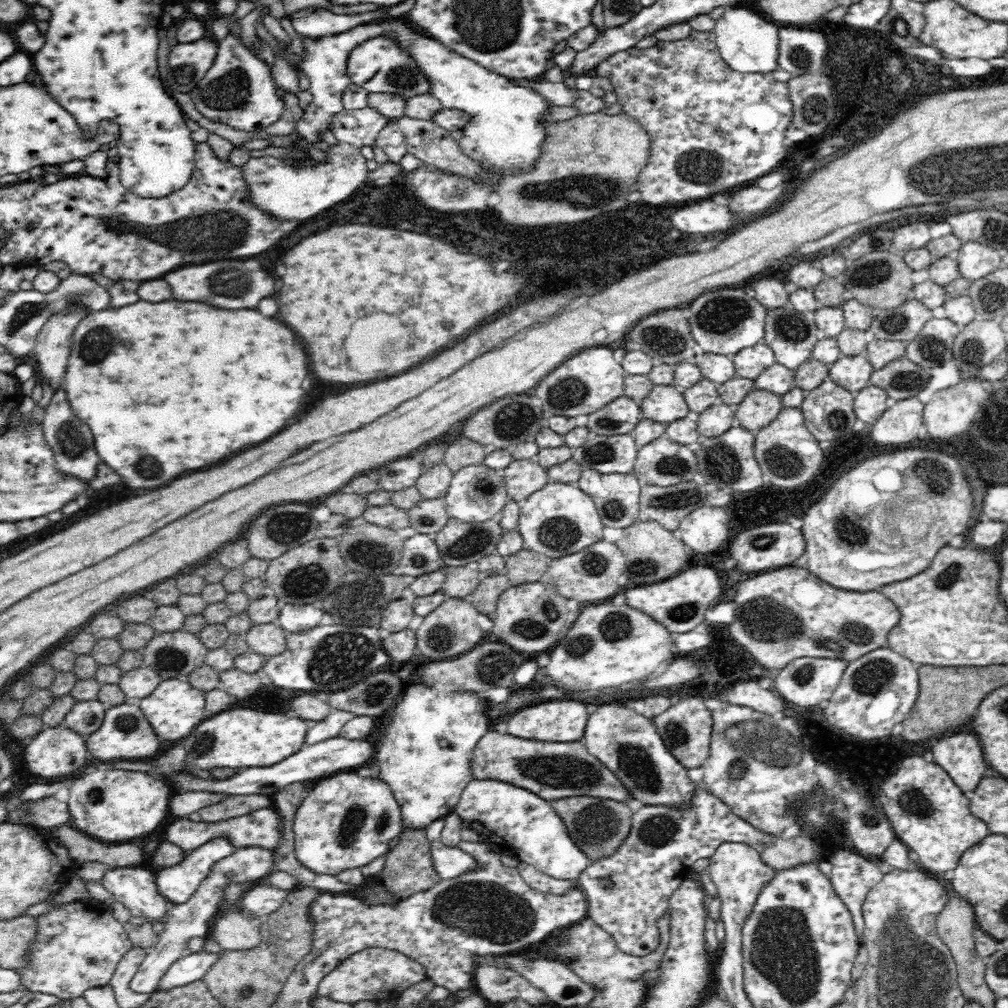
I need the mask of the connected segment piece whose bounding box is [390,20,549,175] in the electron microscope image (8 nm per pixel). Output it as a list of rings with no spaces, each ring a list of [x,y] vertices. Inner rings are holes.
[[[398,20],[398,24],[394,22],[394,32],[398,32],[398,36],[390,36],[390,38],[398,38],[397,46],[403,51],[403,54],[416,61],[416,67],[420,67],[420,71],[424,73],[424,77],[430,83],[428,93],[440,100],[444,109],[454,108],[472,115],[470,126],[464,128],[466,135],[459,141],[462,152],[475,161],[481,160],[483,164],[493,166],[499,174],[506,175],[508,172],[518,172],[518,170],[532,166],[532,162],[540,156],[540,146],[546,138],[545,127],[538,124],[538,117],[548,108],[549,104],[540,94],[530,88],[514,85],[508,77],[482,68],[481,64],[453,52],[444,44],[420,36],[420,32],[416,34],[414,28],[410,28],[408,24],[404,24],[400,20]]]

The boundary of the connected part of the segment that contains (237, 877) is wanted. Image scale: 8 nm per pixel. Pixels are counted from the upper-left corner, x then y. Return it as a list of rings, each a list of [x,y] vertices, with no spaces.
[[[259,846],[234,847],[234,852],[230,856],[224,856],[216,860],[208,872],[208,876],[200,882],[196,892],[190,896],[190,900],[184,904],[176,905],[169,910],[171,917],[164,925],[164,932],[160,933],[160,944],[154,946],[150,954],[140,964],[140,970],[136,972],[135,978],[130,982],[130,988],[134,992],[151,994],[161,982],[163,975],[170,969],[170,966],[184,957],[186,946],[190,938],[207,938],[210,935],[210,923],[219,912],[219,906],[224,898],[225,888],[230,883],[247,883],[248,881],[262,880],[273,871],[281,870],[296,877],[299,888],[310,887],[330,890],[332,893],[349,893],[351,886],[340,882],[337,876],[318,874],[302,866],[295,857],[294,851],[287,854],[283,859],[276,858],[274,852]]]

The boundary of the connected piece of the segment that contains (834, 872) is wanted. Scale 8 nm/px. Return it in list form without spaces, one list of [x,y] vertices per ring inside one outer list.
[[[838,850],[826,862],[827,873],[837,895],[853,918],[855,931],[862,941],[864,935],[863,906],[868,892],[882,880],[880,867],[852,851]]]

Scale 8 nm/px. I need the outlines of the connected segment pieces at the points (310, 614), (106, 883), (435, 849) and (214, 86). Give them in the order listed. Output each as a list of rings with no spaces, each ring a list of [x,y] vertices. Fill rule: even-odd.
[[[286,604],[281,606],[277,623],[288,633],[300,632],[318,626],[324,614],[322,608],[315,604]]]
[[[147,866],[111,867],[102,876],[102,886],[128,908],[131,916],[158,920],[167,914],[166,900],[158,892],[154,870]]]
[[[444,818],[431,822],[425,829],[426,838],[430,845],[432,864],[438,877],[443,880],[456,878],[472,868],[478,868],[472,856],[460,850],[460,848],[444,845],[440,840],[440,834],[444,828]]]
[[[229,34],[217,43],[217,56],[212,66],[187,94],[196,110],[210,121],[230,125],[244,132],[262,130],[279,120],[284,103],[278,97],[271,68],[251,53],[239,38]]]

